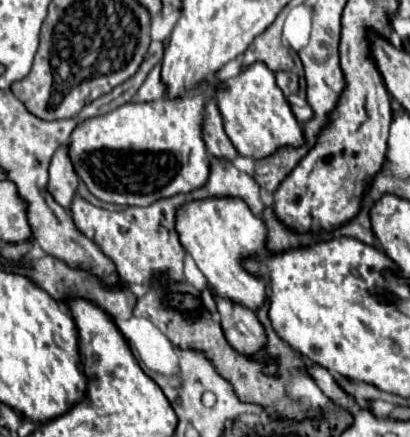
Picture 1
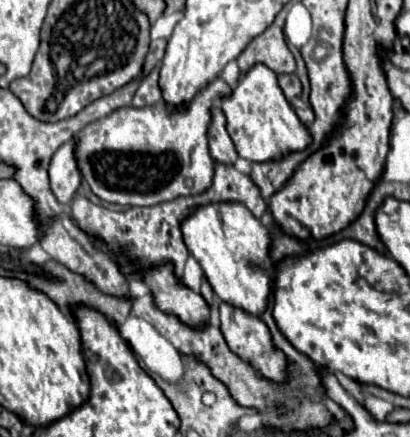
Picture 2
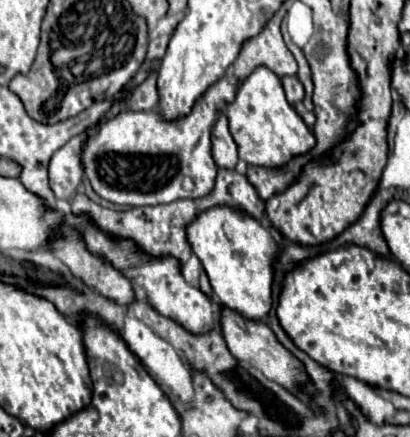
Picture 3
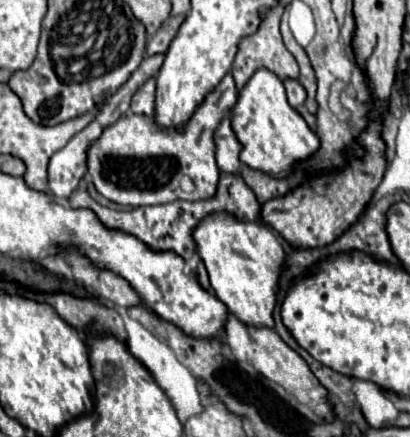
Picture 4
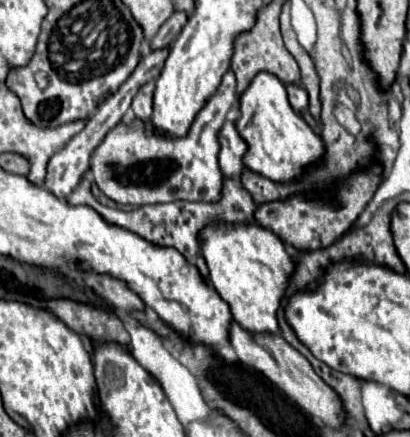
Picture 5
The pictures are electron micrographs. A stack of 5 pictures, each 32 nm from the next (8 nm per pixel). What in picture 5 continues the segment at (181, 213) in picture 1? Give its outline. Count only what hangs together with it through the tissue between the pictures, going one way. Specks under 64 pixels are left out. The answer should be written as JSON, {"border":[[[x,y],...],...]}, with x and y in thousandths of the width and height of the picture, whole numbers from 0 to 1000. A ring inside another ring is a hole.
{"border":[[[629,513],[502,517],[488,535],[488,549],[493,549],[493,586],[502,590],[502,604],[512,618],[512,645],[532,664],[532,673],[561,696],[576,741],[585,741],[600,760],[615,760],[615,764],[649,760],[649,764],[678,769],[683,764],[678,705],[707,650],[707,636],[717,627],[717,590],[698,577],[688,549]]]}

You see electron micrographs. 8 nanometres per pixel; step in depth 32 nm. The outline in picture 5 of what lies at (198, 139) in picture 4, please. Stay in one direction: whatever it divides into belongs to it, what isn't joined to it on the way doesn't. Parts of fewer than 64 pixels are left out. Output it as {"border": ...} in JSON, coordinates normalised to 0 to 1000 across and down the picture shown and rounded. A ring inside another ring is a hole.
{"border":[[[556,160],[541,174],[527,215],[502,233],[502,243],[468,279],[454,316],[385,311],[371,297],[361,297],[337,270],[317,279],[293,279],[278,297],[259,307],[249,330],[224,352],[220,394],[229,403],[229,416],[263,453],[283,458],[288,467],[346,471],[424,458],[537,458],[546,398],[532,380],[532,302],[551,275],[551,256],[576,229],[576,174],[566,160]],[[449,407],[468,416],[468,430],[459,439],[444,426]]]}

